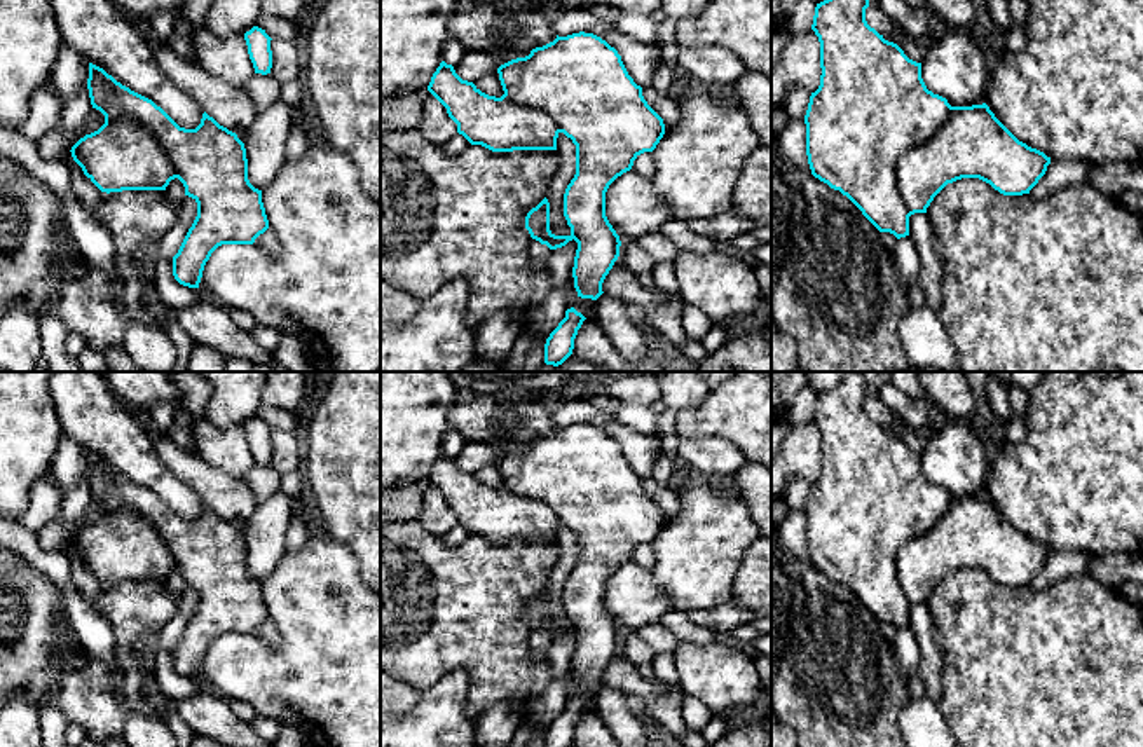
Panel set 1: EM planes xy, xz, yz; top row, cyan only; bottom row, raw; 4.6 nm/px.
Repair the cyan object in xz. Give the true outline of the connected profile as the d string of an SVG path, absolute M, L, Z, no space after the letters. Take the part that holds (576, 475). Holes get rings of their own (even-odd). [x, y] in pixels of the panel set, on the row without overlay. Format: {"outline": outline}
{"outline": "M572 424L558 428L530 442L525 449L511 450L497 459L504 485L501 489L482 483L473 473L462 471L452 456L440 454L431 468L428 482L447 499L448 508L457 515L457 524L471 536L482 536L492 543L513 541L557 541L557 529L564 524L576 536L576 565L564 585L564 607L571 618L569 627L555 627L550 621L550 593L544 588L525 607L525 620L530 628L546 635L550 641L565 637L569 632L578 634L572 668L578 688L597 691L602 674L619 648L619 627L606 607L606 583L609 576L630 562L633 552L653 543L665 525L663 510L647 496L642 478L628 466L621 447L614 438L593 424Z"}

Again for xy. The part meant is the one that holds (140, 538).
{"outline": "M89 454L87 480L92 499L105 506L105 515L72 538L73 552L101 583L166 581L178 569L185 586L197 593L197 607L178 644L173 648L175 670L199 679L211 644L222 635L253 635L269 620L262 581L248 571L244 534L206 503L195 520L180 518L152 490L117 473L103 459Z"}

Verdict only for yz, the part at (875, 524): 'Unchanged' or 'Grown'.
Unchanged

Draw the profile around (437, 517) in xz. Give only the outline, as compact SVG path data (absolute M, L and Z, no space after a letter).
M422 482L422 510L419 522L438 538L443 538L457 525L457 515L448 508L447 499L429 482Z

